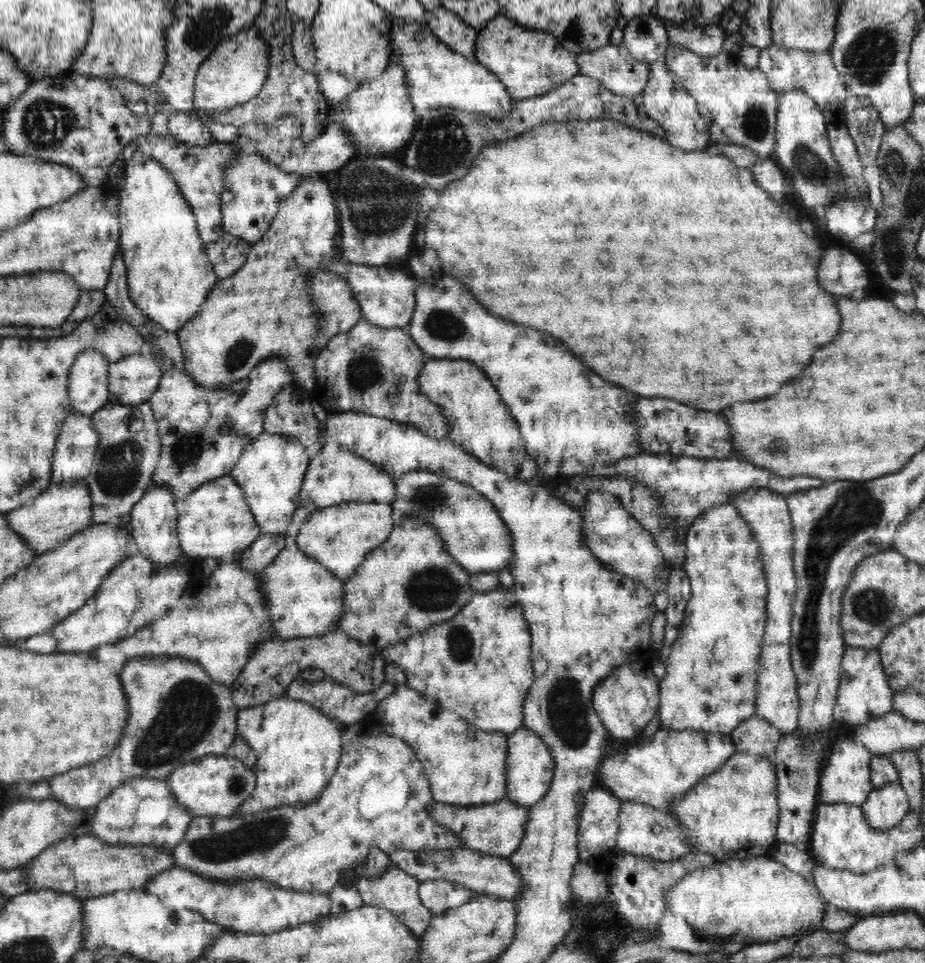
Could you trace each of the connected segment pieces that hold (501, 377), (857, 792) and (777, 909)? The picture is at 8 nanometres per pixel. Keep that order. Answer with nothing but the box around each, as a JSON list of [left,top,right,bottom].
[[407,270,642,478],[819,739,874,807],[666,855,824,945]]

